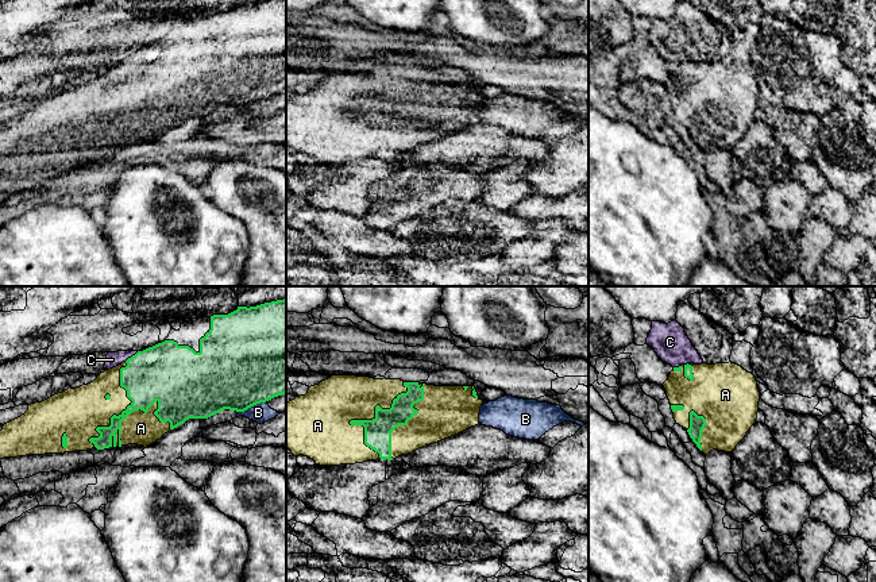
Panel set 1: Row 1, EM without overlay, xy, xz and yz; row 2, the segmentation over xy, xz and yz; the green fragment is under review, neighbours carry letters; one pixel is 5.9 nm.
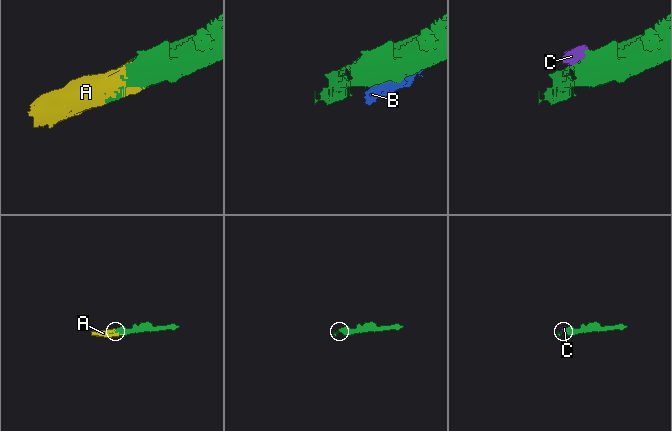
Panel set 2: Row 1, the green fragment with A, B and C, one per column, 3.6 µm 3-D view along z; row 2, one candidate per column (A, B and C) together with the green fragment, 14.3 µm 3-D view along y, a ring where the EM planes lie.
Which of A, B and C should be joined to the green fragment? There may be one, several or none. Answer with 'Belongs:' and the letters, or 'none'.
Belongs: A

